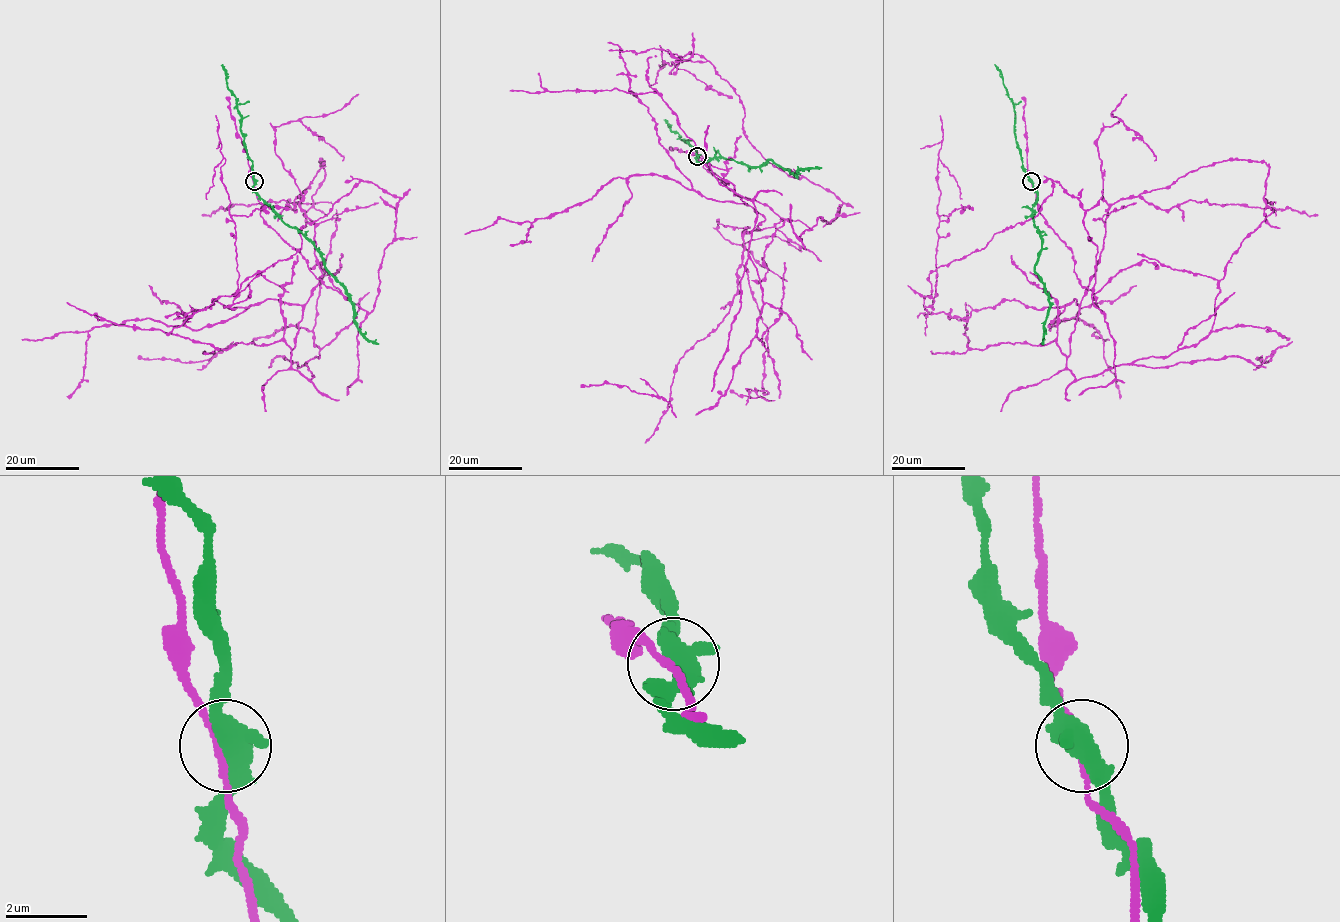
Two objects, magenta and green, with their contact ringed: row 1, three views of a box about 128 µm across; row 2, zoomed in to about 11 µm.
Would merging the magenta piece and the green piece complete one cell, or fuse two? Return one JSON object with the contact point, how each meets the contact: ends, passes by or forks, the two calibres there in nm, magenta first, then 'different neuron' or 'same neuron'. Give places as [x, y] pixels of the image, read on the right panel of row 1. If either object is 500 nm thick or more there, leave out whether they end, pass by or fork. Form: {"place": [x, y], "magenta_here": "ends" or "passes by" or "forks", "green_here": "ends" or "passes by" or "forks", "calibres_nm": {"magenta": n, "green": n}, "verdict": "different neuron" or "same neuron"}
{"place": [1031, 181], "calibres_nm": {"magenta": 170, "green": 500}, "verdict": "same neuron"}

